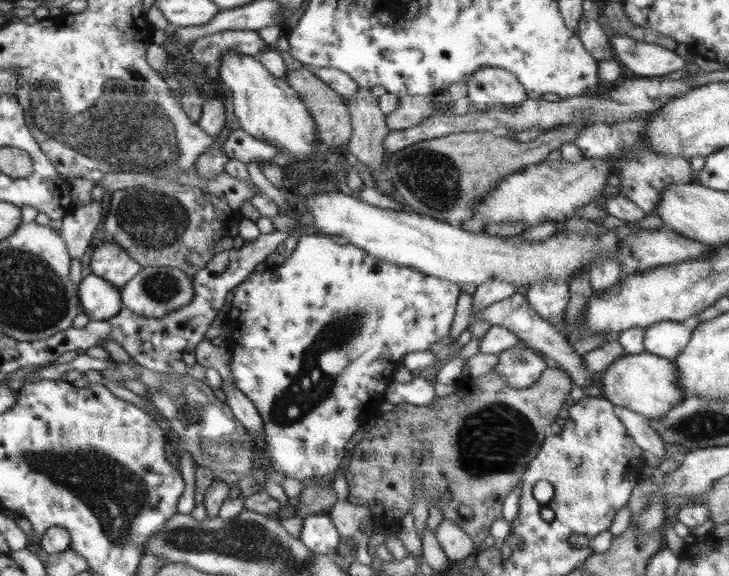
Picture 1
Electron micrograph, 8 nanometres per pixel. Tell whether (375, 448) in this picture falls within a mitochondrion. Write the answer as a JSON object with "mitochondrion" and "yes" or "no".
{"mitochondrion":"no"}

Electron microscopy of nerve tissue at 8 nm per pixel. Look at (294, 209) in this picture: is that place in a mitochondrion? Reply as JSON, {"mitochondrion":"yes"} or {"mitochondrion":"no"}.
{"mitochondrion":"no"}

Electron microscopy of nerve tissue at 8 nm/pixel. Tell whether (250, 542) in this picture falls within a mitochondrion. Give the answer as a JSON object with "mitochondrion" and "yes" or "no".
{"mitochondrion":"yes"}

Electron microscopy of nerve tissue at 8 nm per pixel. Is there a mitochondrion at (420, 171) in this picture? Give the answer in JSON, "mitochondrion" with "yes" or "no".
{"mitochondrion":"yes"}

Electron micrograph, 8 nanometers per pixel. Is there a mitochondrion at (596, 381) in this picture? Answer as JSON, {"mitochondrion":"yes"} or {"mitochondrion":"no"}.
{"mitochondrion":"no"}

